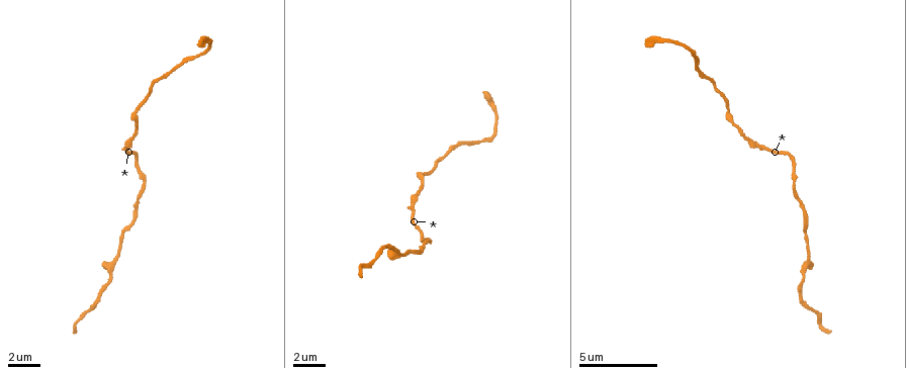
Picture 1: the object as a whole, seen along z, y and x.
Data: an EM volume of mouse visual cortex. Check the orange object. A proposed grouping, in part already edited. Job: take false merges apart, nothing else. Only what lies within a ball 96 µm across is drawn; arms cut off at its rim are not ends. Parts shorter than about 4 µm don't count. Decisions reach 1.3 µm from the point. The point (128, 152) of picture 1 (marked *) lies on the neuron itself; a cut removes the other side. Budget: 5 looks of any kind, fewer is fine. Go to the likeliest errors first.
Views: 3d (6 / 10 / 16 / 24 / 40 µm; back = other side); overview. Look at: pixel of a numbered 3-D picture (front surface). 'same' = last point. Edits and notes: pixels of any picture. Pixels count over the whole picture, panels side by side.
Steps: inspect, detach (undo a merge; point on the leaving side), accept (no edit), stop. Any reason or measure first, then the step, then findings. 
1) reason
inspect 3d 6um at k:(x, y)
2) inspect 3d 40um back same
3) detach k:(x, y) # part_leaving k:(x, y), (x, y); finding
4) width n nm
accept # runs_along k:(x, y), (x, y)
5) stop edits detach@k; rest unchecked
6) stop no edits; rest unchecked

thick turns thin
inspect 3d 16um at 1:(673, 43)

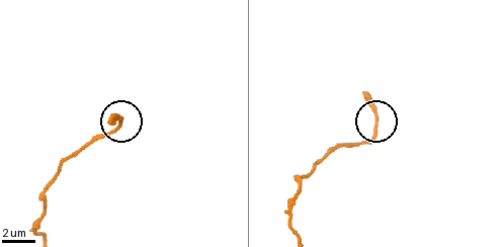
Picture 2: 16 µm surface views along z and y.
zoom in
inspect 3d 6um at 2:(376, 122)

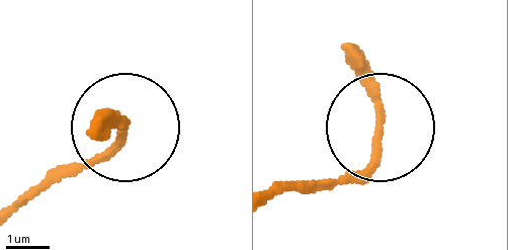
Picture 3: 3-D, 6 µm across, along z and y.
accept # all the same neuron

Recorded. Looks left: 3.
sudden change in width
inspect 3d 6um at 1:(141, 100)

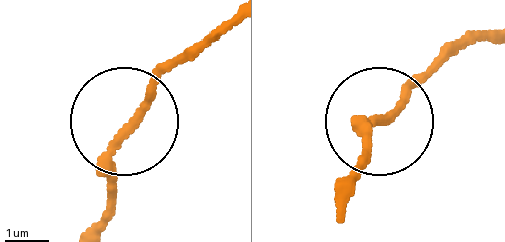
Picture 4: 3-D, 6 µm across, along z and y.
inspect 3d 6um back at 4:(127, 127)

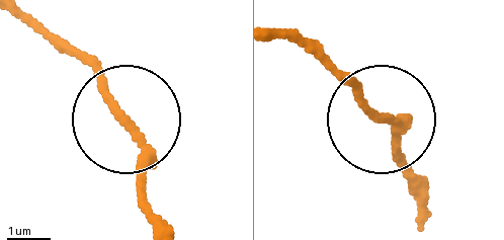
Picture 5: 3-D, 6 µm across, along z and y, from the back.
accept # runs_along 5:(418, 195), (396, 130), (323, 58); one neuron here

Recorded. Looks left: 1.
stop no edits; rest unchecked

